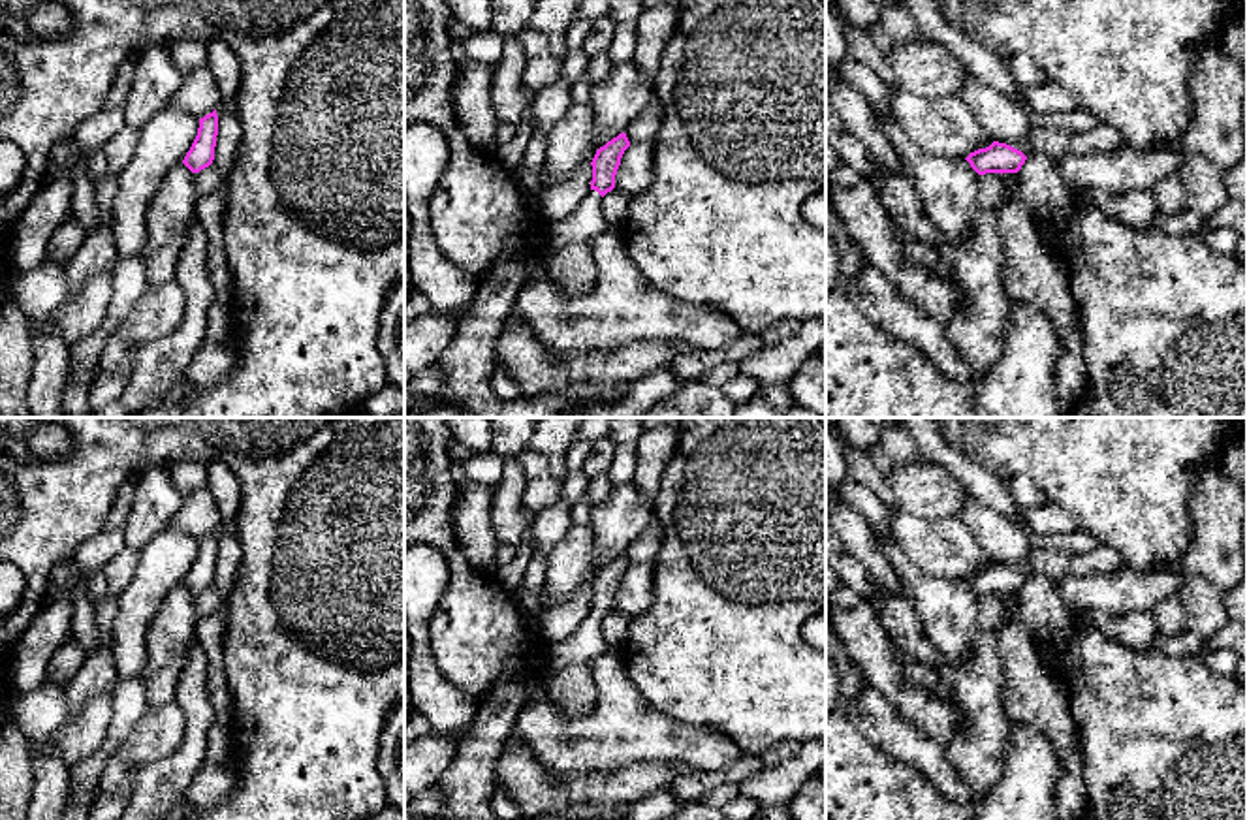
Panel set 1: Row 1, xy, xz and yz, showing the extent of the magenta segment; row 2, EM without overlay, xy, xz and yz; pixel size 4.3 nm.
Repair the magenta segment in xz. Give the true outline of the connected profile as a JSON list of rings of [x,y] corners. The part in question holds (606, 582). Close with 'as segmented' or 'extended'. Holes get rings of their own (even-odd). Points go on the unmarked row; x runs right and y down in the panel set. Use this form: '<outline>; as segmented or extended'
[[[623,553],[596,572],[591,583],[592,602],[587,619],[564,641],[547,643],[544,651],[540,670],[545,677],[572,664],[591,662],[608,649],[602,638],[602,621],[615,609],[615,596],[628,568],[630,562]]]; extended

